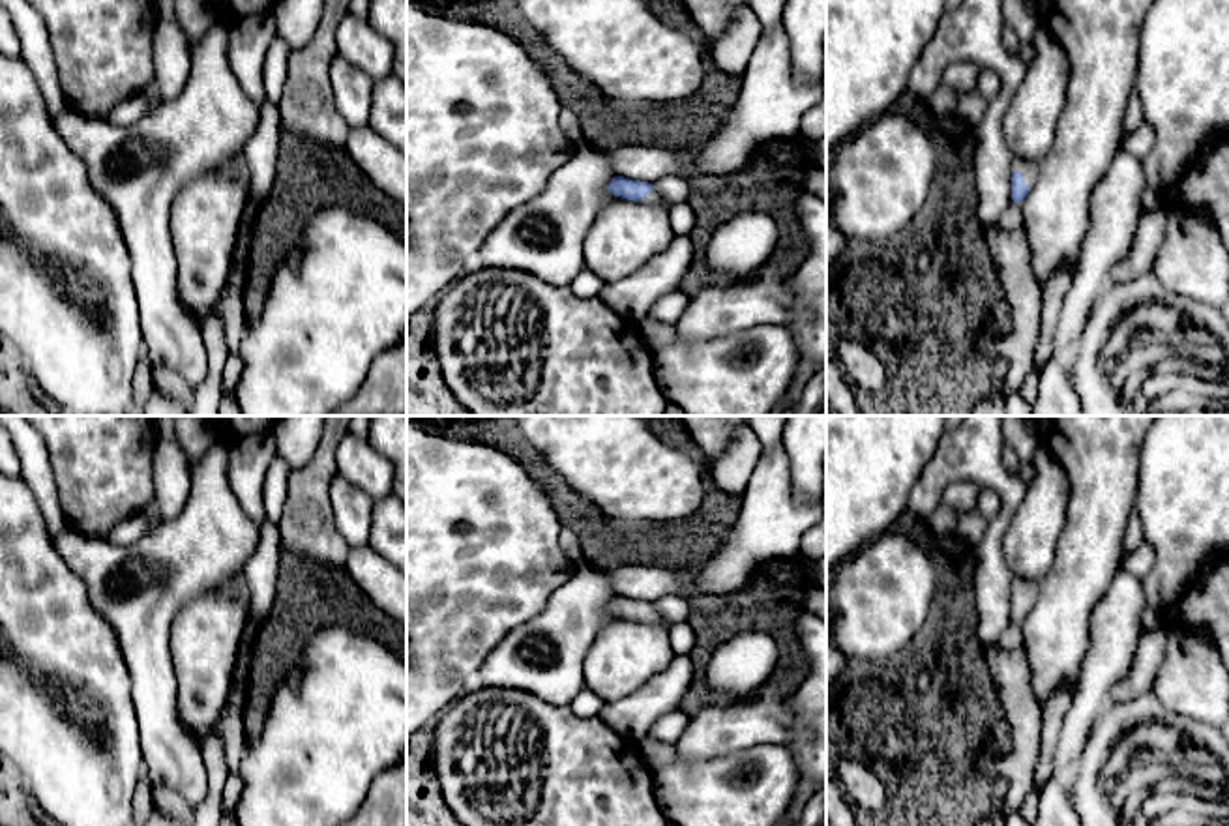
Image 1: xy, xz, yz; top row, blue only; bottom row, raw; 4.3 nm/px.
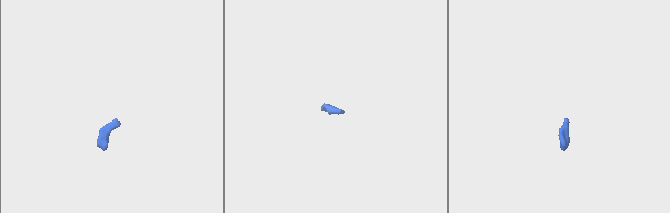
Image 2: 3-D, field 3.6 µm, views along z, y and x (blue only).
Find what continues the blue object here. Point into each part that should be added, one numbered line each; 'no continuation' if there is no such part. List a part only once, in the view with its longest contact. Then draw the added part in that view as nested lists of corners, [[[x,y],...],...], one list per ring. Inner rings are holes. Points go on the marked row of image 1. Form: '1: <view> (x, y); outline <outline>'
1: yz (1029, 169); outline [[[1015,161],[1014,170],[1019,170],[1023,174],[1025,184],[1029,187],[1034,185],[1036,176],[1038,176],[1038,163],[1034,163],[1034,161]]]

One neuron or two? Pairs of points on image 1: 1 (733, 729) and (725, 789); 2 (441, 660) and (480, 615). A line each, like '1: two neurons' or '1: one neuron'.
1: two neurons
2: one neuron

